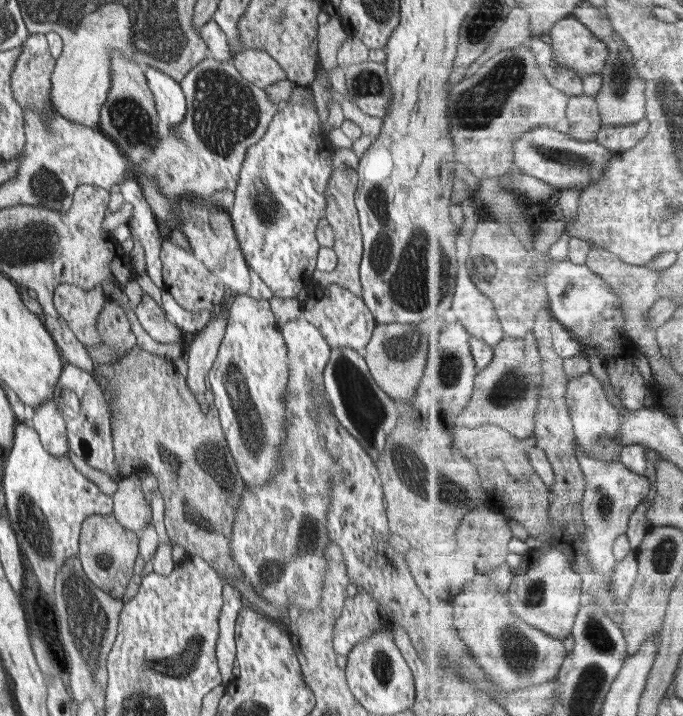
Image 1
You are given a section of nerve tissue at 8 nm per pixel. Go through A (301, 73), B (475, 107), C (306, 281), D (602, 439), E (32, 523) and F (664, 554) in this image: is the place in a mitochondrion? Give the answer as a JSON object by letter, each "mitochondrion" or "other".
{"A":"other","B":"mitochondrion","C":"other","D":"mitochondrion","E":"mitochondrion","F":"mitochondrion"}

